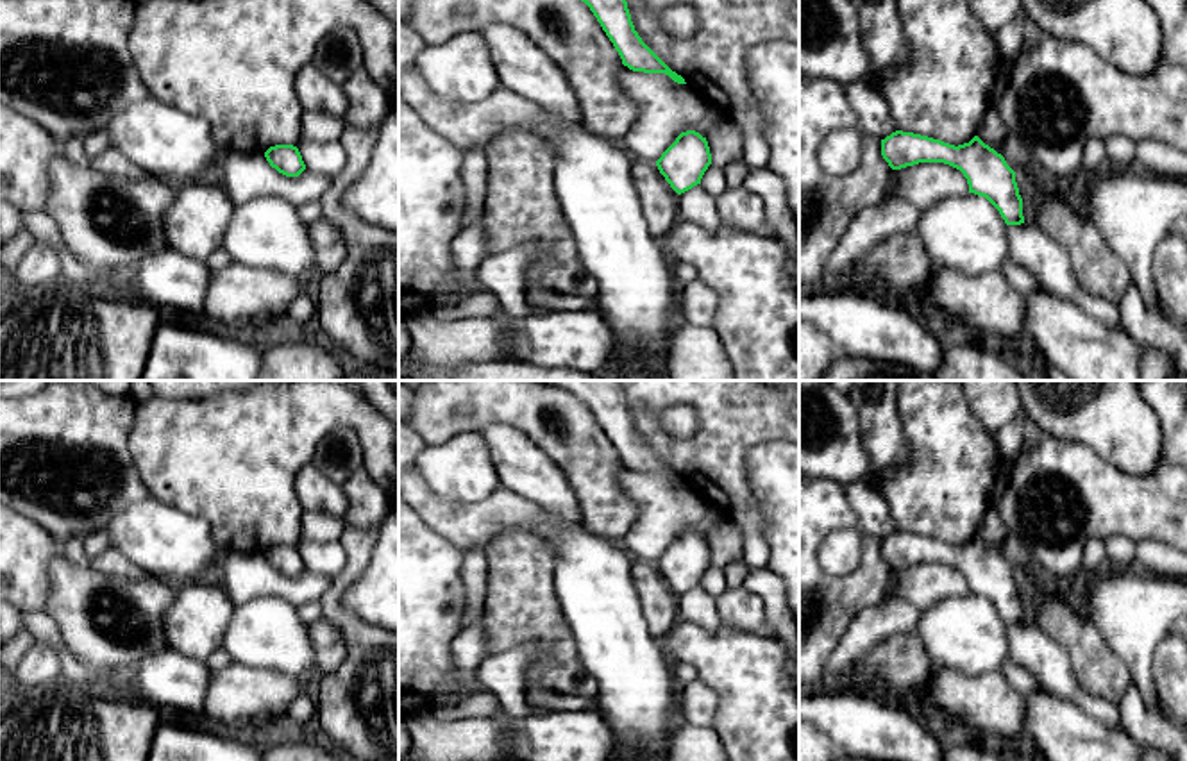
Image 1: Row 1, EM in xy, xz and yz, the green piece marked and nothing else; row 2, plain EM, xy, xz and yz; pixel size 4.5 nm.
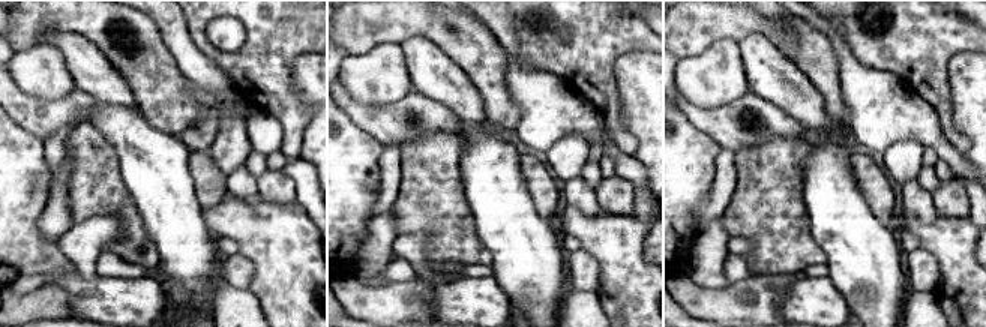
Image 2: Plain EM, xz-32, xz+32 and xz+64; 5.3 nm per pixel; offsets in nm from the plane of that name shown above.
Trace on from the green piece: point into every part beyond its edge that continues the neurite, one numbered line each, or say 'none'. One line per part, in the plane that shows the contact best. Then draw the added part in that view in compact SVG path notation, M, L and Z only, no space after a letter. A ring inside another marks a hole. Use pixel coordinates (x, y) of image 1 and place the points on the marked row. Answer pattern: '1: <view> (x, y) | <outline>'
none

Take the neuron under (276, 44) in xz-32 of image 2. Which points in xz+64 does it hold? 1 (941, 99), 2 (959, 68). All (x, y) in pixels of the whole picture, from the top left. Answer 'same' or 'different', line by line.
1: same
2: different

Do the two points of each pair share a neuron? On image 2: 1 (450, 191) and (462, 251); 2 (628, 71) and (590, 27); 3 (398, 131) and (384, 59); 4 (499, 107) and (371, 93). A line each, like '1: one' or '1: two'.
1: one
2: two
3: two
4: two

